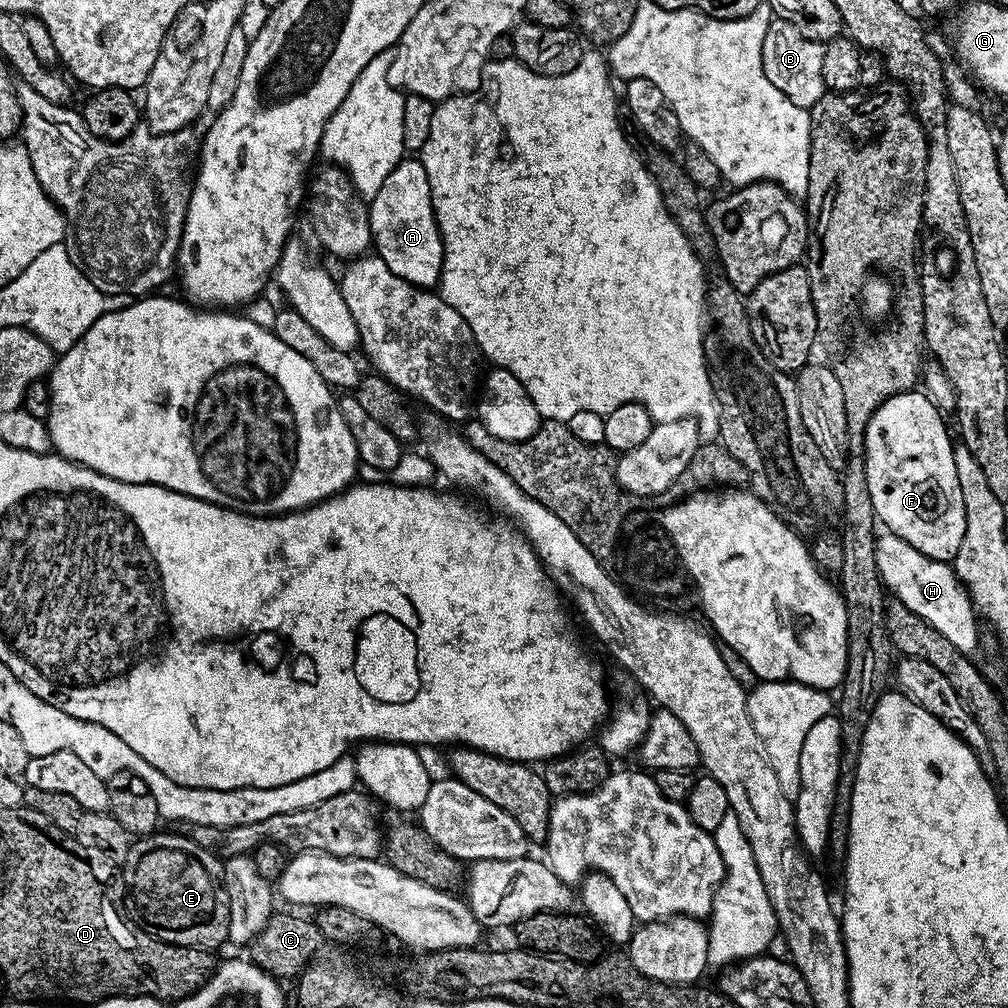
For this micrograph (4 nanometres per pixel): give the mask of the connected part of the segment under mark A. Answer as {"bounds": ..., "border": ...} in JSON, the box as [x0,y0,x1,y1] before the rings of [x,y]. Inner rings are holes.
{"bounds":[368,158,444,290],"border":[[[405,158],[390,170],[386,182],[382,182],[382,190],[370,198],[368,221],[375,255],[380,256],[398,278],[406,278],[406,282],[429,290],[439,285],[444,243],[432,205],[430,178],[426,178],[419,158]]]}

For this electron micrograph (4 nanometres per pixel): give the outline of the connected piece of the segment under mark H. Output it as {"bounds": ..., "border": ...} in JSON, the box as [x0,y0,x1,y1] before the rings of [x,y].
{"bounds":[876,530,981,653],"border":[[[887,530],[877,535],[876,561],[881,582],[891,595],[892,592],[896,595],[893,597],[899,603],[905,604],[911,612],[918,614],[918,618],[934,626],[938,634],[950,638],[950,642],[954,642],[958,650],[975,653],[975,648],[980,644],[981,621],[967,588],[961,584],[951,563],[931,560],[926,554],[914,550],[910,542]]]}

